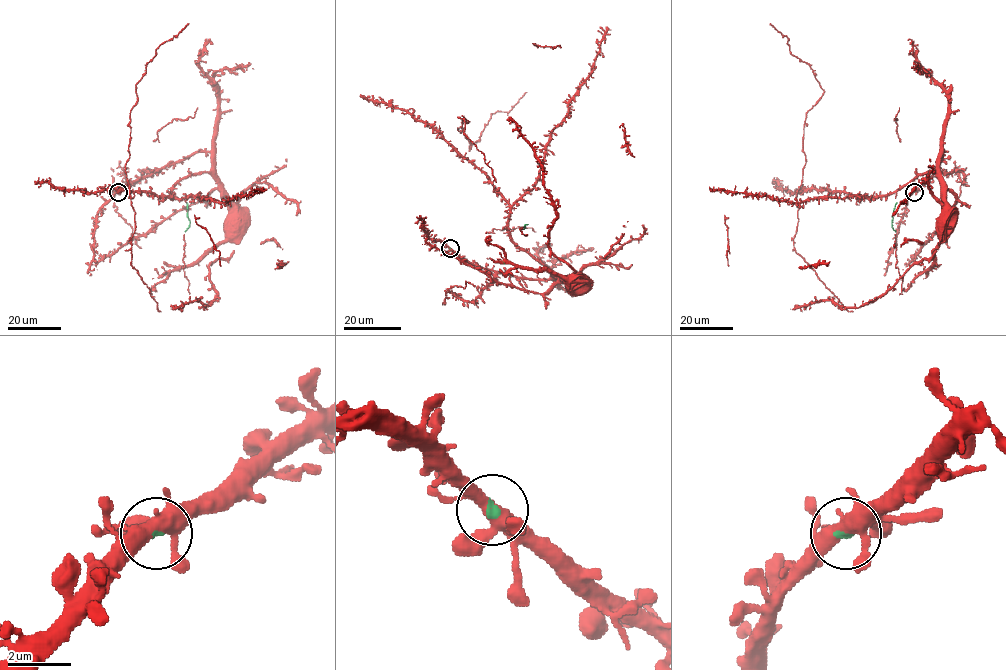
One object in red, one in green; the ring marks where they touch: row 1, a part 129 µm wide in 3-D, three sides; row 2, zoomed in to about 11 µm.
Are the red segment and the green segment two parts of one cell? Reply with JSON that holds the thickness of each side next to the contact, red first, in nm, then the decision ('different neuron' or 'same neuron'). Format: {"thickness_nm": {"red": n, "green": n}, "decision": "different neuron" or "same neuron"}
{"thickness_nm": {"red": 420, "green": 120}, "decision": "same neuron"}

